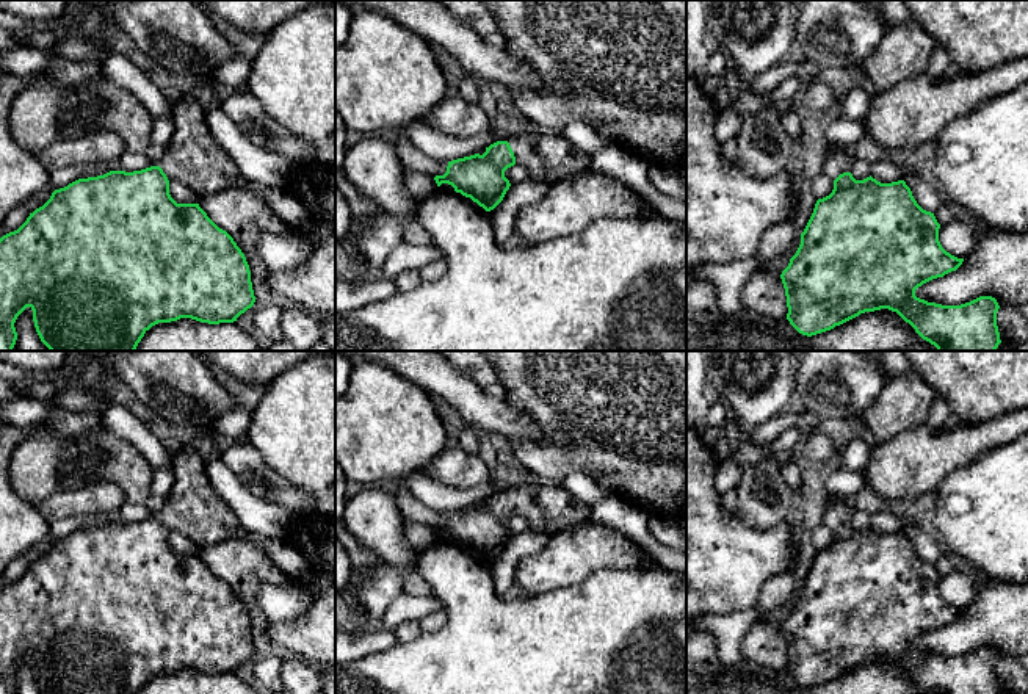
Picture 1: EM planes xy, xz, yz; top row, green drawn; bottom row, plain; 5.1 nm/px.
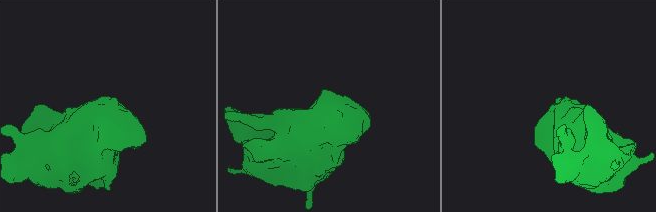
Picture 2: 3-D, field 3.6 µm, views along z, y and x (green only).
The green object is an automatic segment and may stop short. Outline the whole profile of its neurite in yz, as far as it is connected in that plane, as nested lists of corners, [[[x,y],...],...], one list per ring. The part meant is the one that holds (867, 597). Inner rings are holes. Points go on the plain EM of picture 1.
[[[826,501],[823,523],[832,530],[834,540],[816,551],[801,595],[780,625],[790,675],[812,688],[860,664],[889,660],[929,694],[1001,694],[995,649],[942,656],[915,647],[918,638],[956,622],[964,609],[942,598],[940,575],[934,564],[917,555],[904,531],[881,534],[871,526],[856,531],[851,525],[854,511],[842,501]]]

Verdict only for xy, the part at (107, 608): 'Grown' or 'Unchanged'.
Grown

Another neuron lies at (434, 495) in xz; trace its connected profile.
[[[412,473],[403,479],[378,486],[389,489],[404,486],[425,506],[434,511],[447,511],[447,512],[480,504],[483,500],[489,498],[497,492],[509,493],[512,489],[519,487],[492,478],[484,486],[472,489],[454,489],[434,483],[423,473]]]

